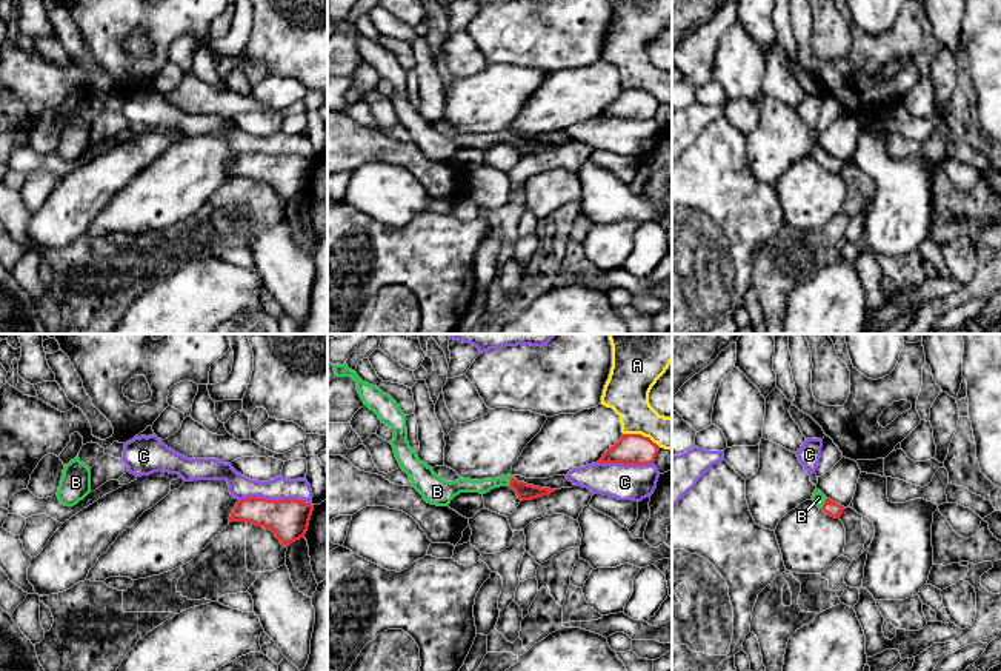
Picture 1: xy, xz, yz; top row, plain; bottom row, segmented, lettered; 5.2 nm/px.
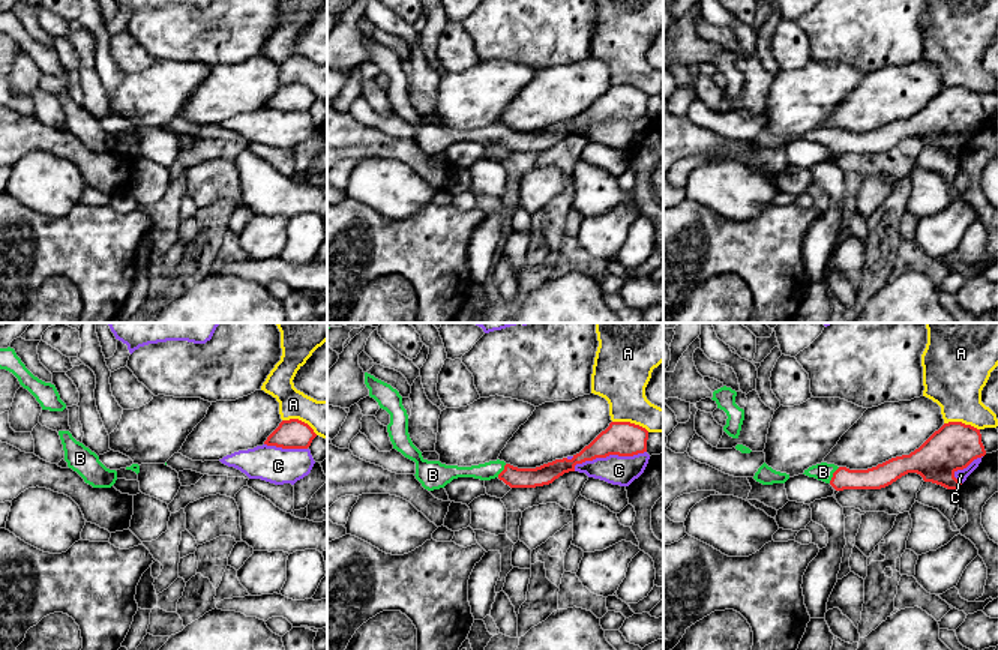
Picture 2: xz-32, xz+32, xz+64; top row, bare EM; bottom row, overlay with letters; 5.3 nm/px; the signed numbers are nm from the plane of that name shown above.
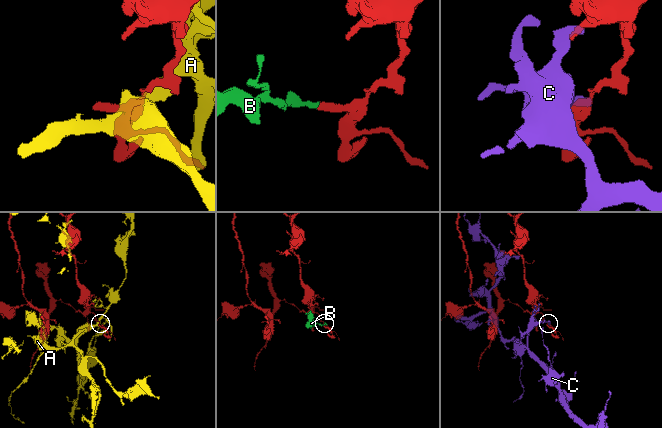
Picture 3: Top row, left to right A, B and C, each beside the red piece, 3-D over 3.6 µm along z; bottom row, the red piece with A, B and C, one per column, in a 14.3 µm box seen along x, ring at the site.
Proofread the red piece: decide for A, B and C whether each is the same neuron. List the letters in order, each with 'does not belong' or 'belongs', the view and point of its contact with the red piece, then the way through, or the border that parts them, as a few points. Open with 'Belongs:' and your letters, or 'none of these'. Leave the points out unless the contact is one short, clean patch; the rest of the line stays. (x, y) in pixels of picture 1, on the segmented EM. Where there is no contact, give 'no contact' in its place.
Belongs: B
A: does not belong; contact xz (640, 434)
B: belongs; contact yz (824, 504); way yz (831, 508), (824, 504), (818, 497)
C: does not belong; contact xy (276, 500)

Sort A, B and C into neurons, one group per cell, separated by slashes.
A / B / C

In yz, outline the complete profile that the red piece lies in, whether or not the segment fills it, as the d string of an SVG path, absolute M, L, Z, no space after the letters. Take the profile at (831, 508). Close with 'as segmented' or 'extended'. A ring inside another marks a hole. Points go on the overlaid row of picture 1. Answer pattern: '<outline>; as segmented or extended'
M815 489L812 500L815 505L823 509L827 516L840 519L844 506L838 505L836 502L827 499L820 489Z; extended

